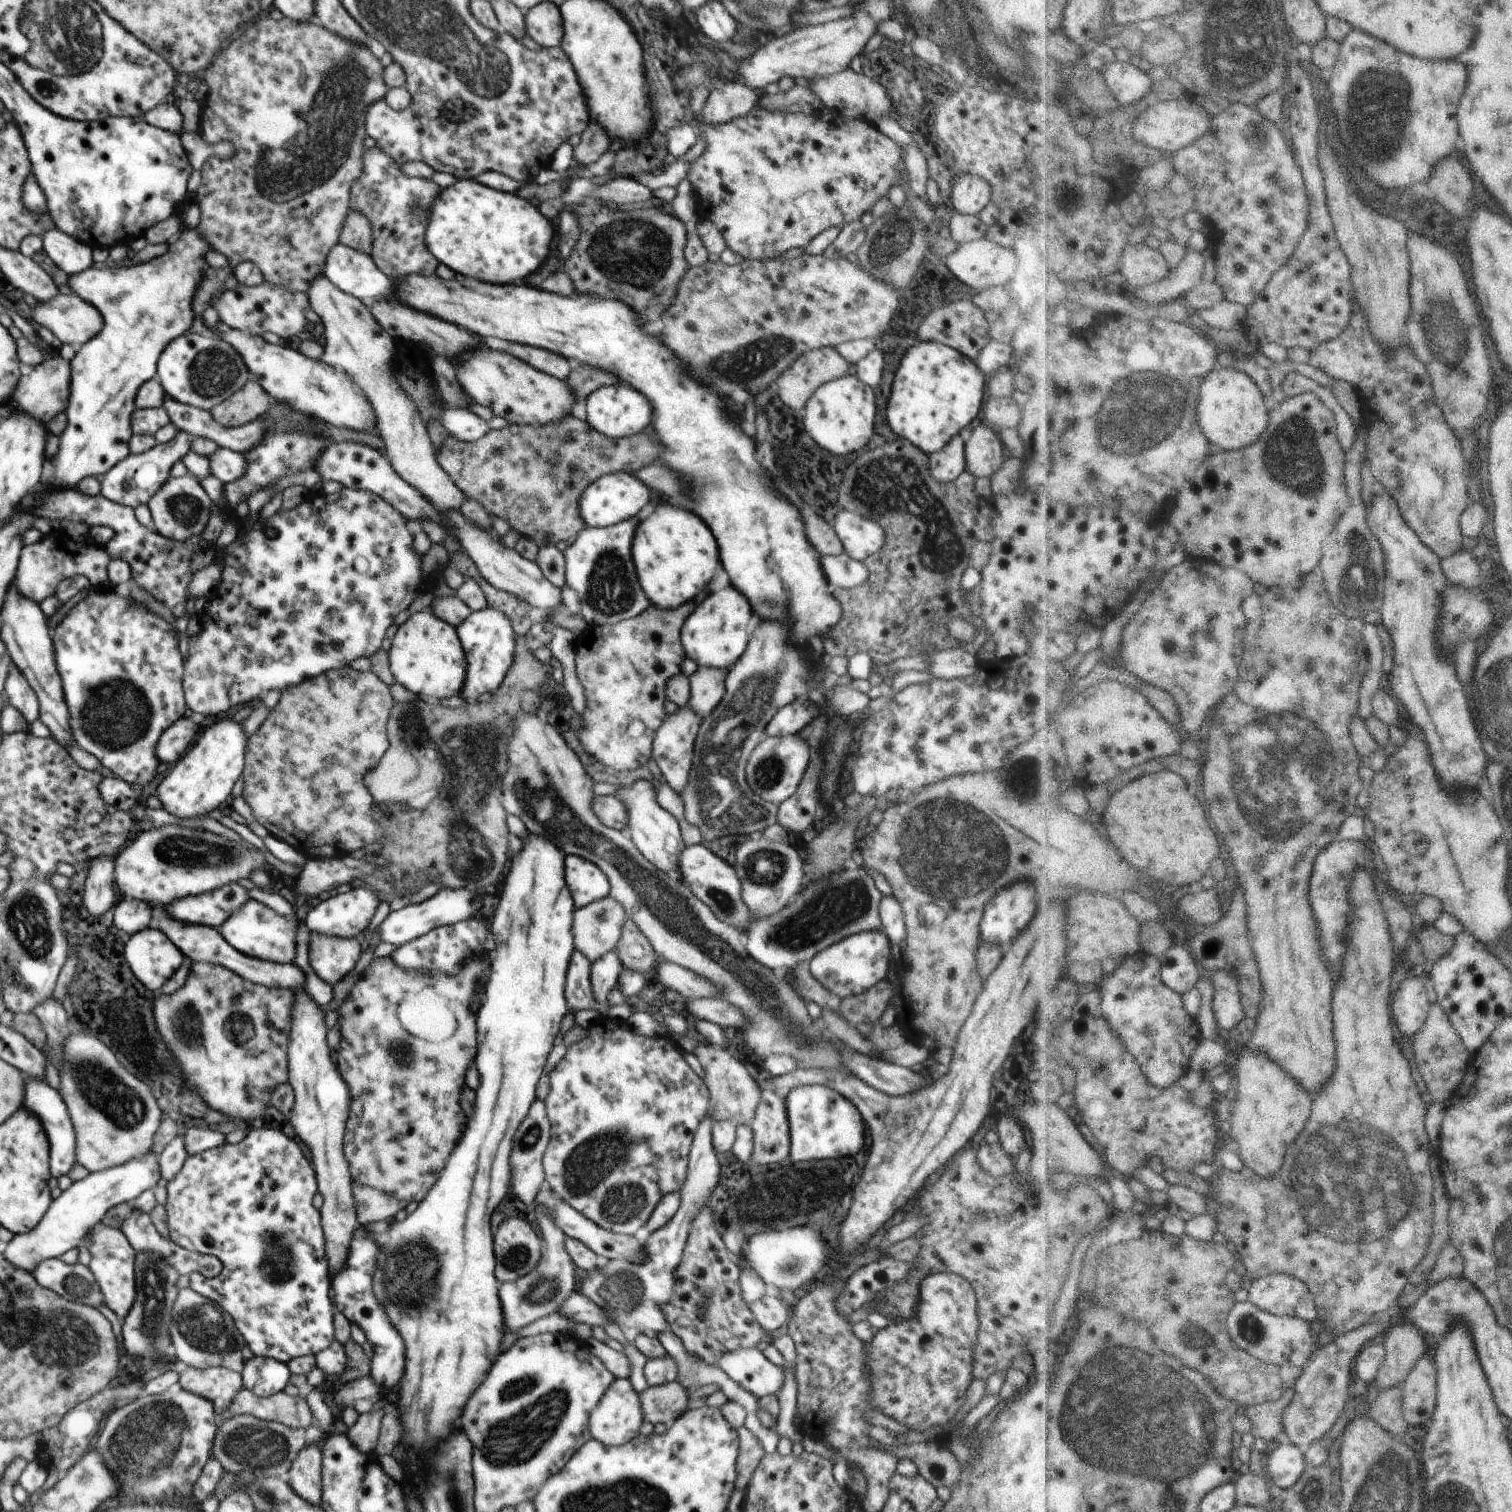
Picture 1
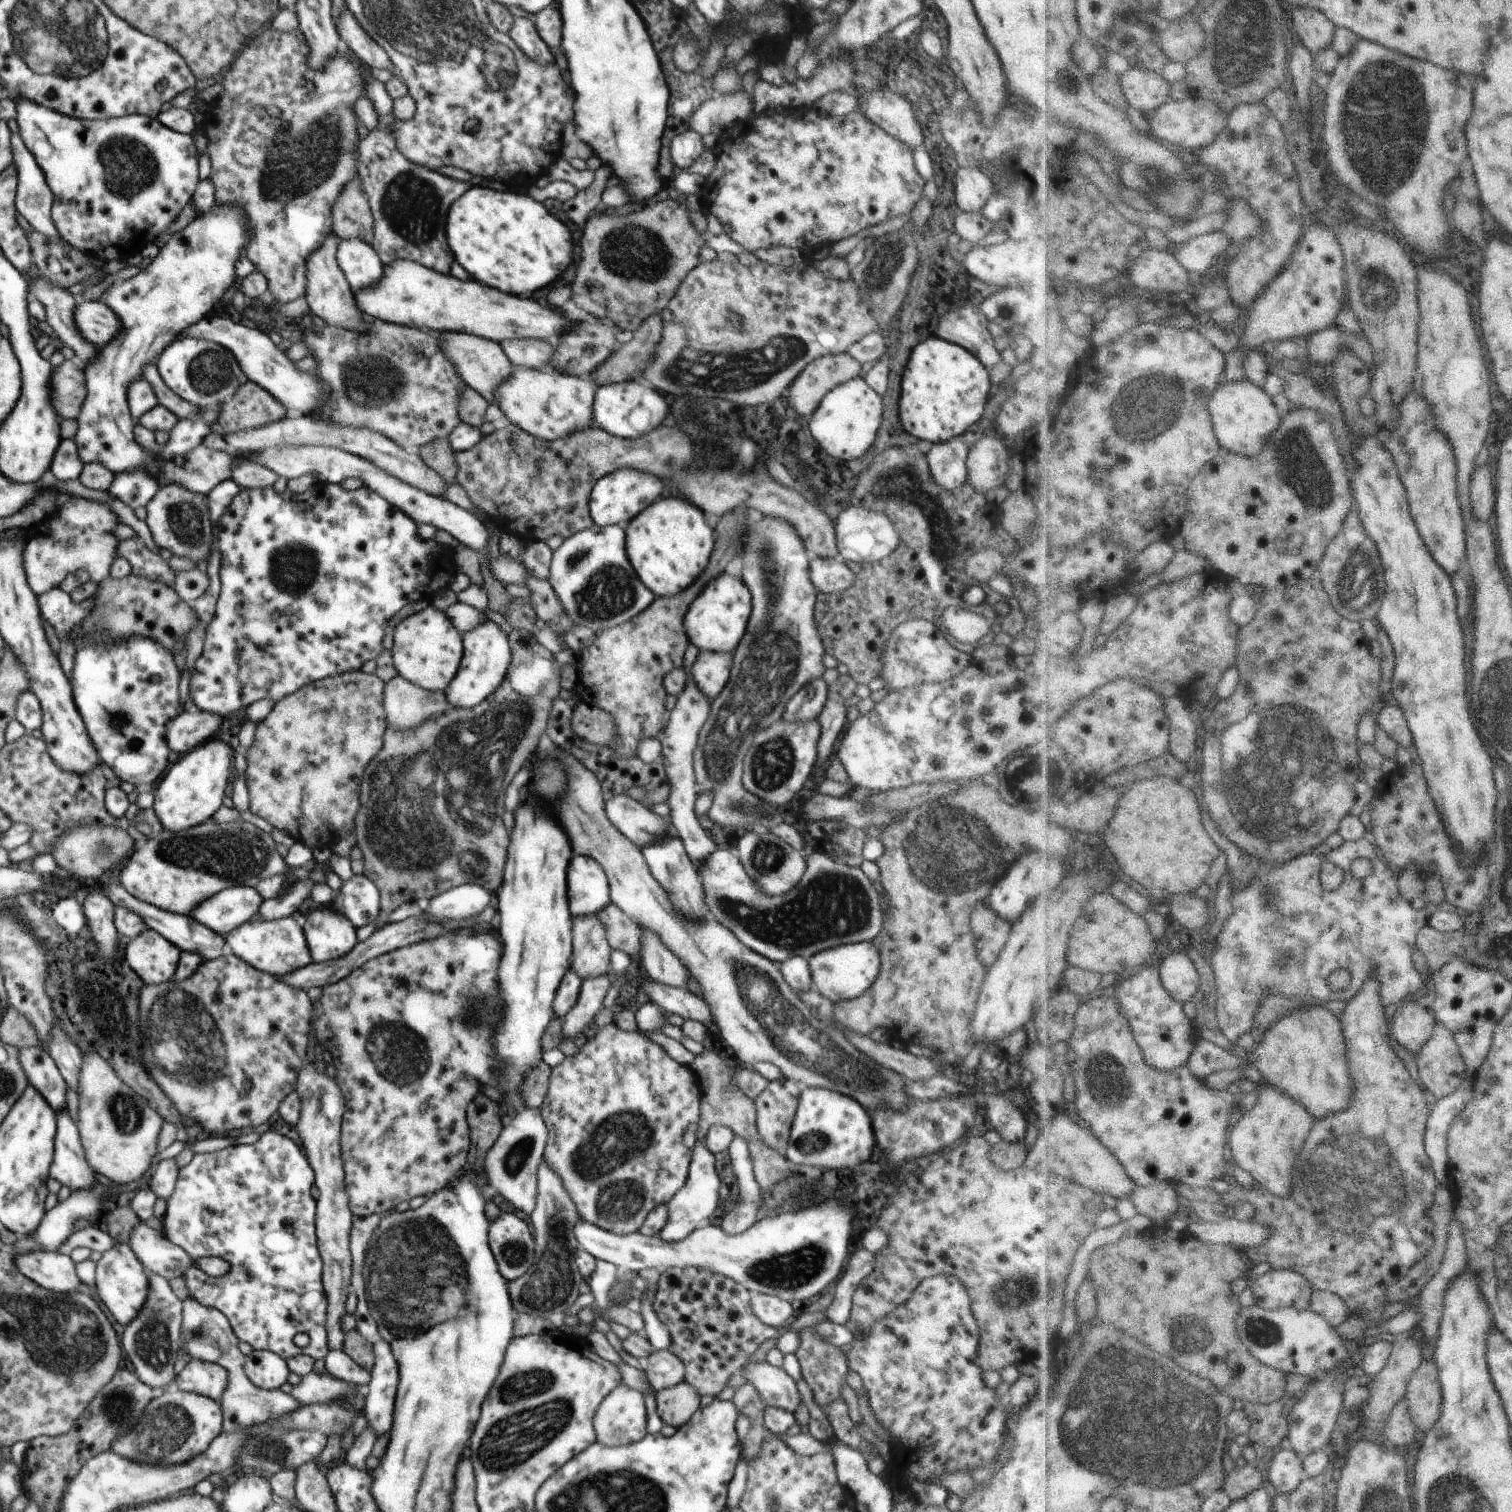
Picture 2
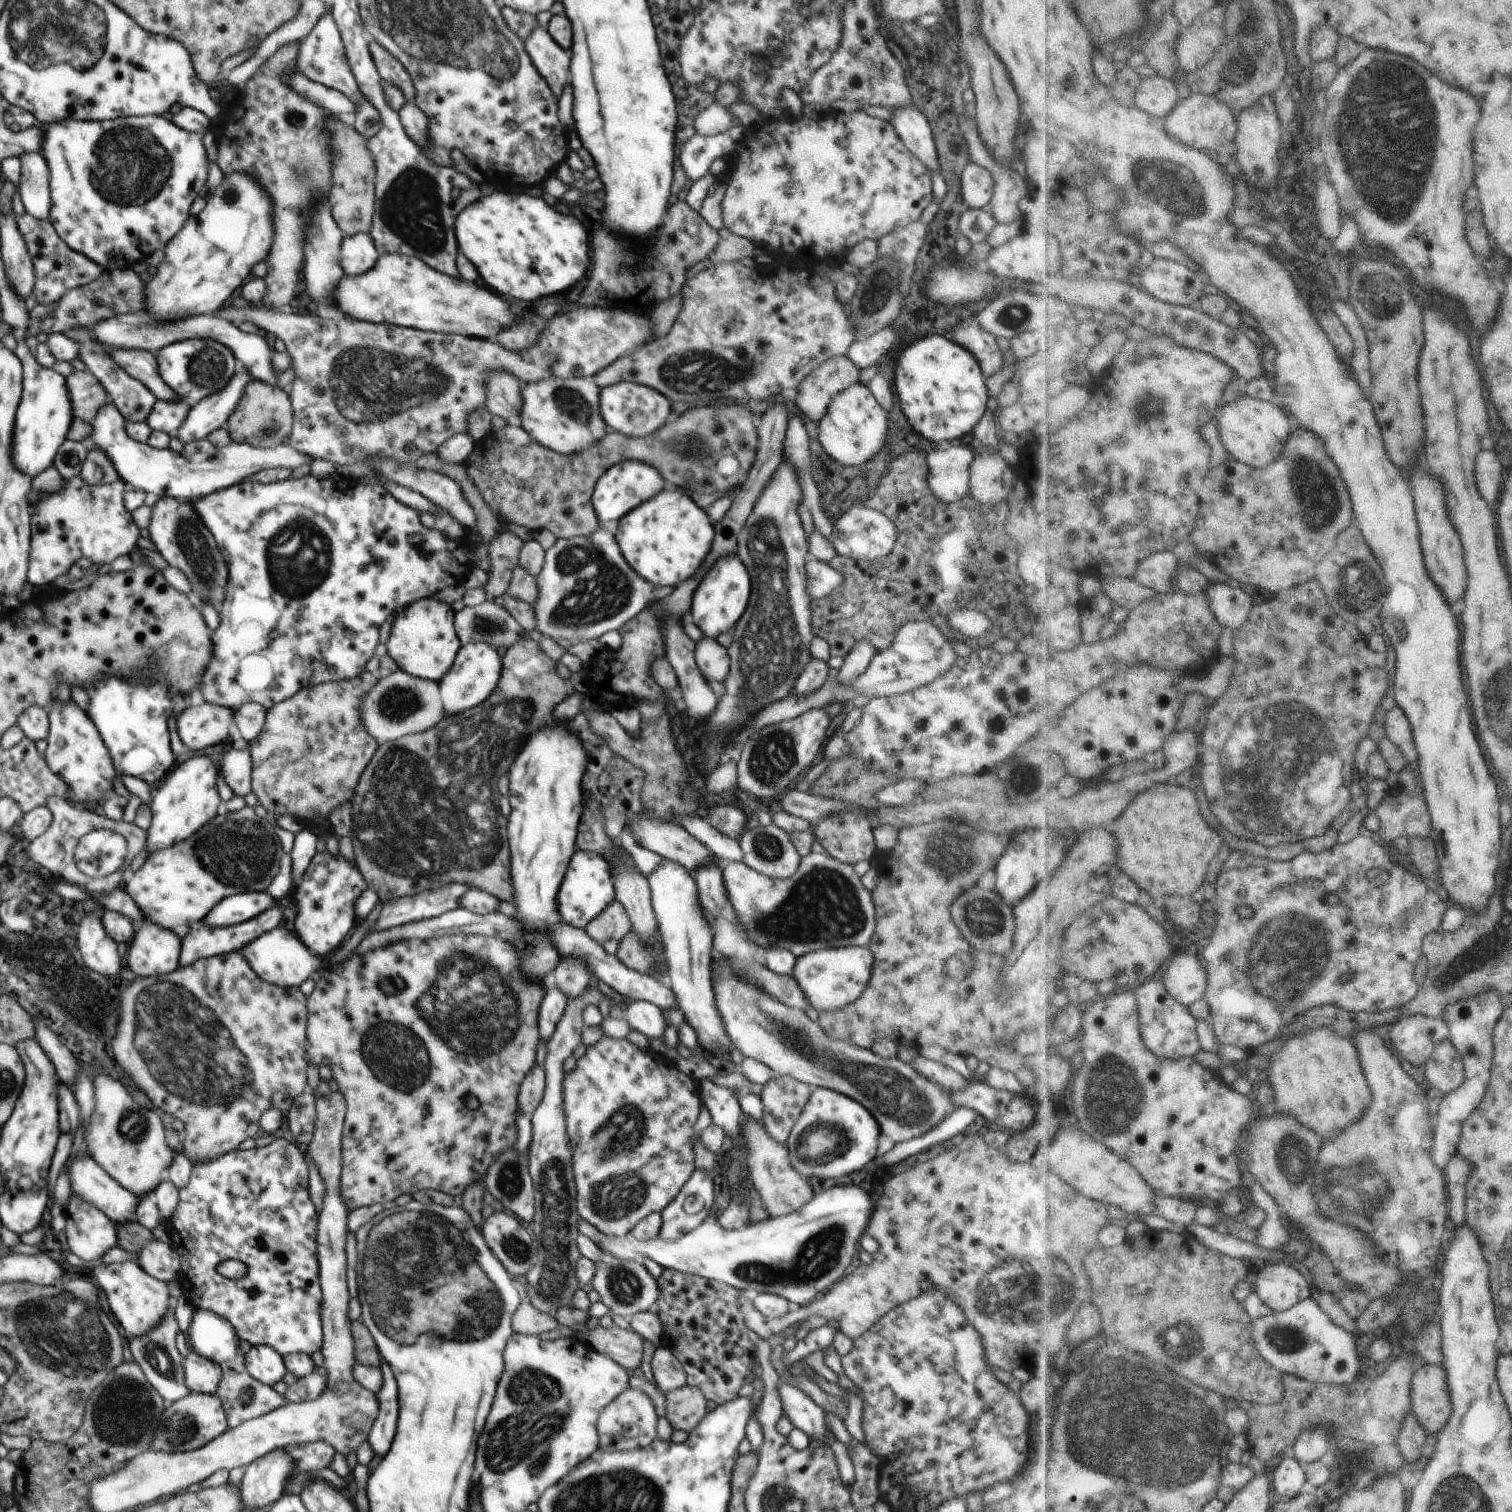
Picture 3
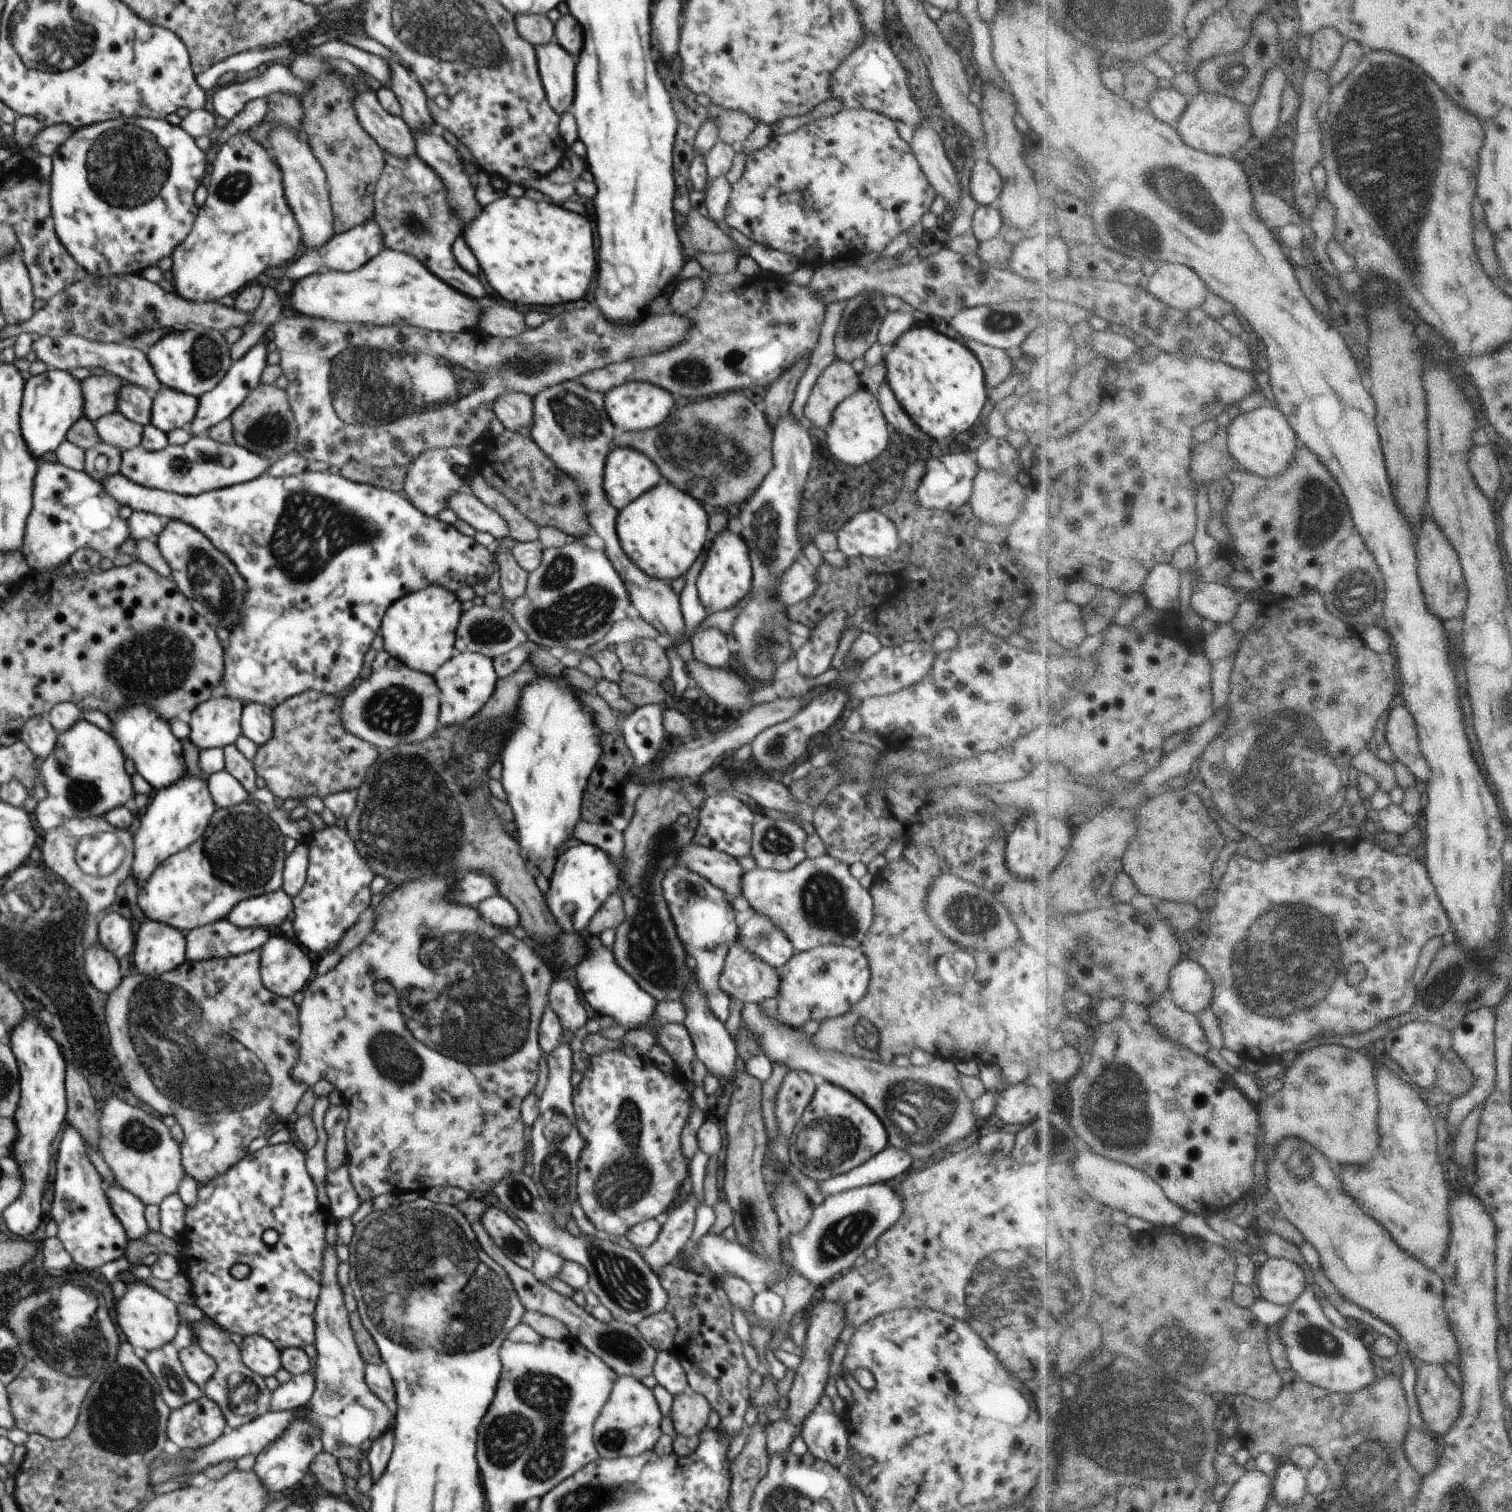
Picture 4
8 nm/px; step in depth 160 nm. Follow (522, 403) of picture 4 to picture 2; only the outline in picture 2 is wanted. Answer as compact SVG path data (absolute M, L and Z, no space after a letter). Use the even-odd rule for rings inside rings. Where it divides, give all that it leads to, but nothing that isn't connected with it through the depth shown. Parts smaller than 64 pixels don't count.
M446 331L440 333L441 349L454 365L462 381L466 386L472 387L478 394L481 394L488 402L495 402L495 390L512 374L513 364L502 350L500 343L469 335L466 333L453 333Z

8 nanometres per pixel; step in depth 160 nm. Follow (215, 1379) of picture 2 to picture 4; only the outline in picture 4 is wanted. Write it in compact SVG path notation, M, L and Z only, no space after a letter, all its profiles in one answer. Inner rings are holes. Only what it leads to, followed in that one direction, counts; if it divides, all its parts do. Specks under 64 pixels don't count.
M195 1341L186 1348L178 1348L179 1359L187 1377L201 1389L213 1377L216 1361L204 1352Z

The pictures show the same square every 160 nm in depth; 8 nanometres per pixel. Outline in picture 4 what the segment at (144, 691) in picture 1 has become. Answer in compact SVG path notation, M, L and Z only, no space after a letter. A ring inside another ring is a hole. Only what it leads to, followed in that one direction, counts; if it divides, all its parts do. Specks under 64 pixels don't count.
M131 705L113 715L113 734L117 745L134 761L138 774L152 786L154 792L166 788L188 774L182 756L182 743L170 731L170 722L157 715L151 707Z

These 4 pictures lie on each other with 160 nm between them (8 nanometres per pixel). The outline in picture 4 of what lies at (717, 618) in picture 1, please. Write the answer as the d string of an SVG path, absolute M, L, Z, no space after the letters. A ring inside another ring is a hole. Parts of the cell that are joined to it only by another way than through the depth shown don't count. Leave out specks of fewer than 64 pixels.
M722 529L714 537L714 542L706 554L702 570L697 578L697 590L708 614L719 610L728 610L738 606L739 602L751 592L753 570L748 545L740 534Z

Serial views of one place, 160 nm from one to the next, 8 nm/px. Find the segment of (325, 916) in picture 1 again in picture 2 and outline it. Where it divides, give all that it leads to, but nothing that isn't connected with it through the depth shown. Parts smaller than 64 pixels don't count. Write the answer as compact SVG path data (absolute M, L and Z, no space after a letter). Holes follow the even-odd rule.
M363 874L354 875L334 893L332 907L358 929L376 922L381 909L379 890Z

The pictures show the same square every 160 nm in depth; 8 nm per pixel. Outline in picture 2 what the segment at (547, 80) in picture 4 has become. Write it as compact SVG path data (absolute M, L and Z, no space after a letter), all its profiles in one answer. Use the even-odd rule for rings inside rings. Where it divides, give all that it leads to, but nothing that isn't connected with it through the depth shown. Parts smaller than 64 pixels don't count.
M515 17L508 34L514 39L519 49L540 66L556 64L553 50L540 38L535 21L531 18Z

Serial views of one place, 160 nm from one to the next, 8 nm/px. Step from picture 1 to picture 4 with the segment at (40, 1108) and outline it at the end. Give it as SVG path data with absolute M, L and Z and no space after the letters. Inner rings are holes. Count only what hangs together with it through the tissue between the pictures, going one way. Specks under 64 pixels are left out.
M104 1183L113 1213L120 1219L128 1238L134 1240L148 1234L150 1230L145 1219L145 1204L118 1184Z

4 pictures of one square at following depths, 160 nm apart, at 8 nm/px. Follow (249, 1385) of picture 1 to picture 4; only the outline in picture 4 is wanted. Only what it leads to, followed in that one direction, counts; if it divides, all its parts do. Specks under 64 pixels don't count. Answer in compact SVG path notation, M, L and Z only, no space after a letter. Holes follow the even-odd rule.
M244 1336L239 1351L242 1362L253 1373L259 1374L264 1378L276 1374L276 1371L282 1368L281 1351L278 1350L275 1343L270 1342L265 1336Z

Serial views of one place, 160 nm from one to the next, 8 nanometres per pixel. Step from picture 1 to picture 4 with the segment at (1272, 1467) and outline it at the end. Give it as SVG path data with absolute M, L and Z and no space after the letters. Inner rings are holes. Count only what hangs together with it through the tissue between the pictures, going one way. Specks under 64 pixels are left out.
M1290 1462L1275 1472L1276 1494L1278 1502L1285 1507L1300 1505L1307 1497L1306 1488L1309 1487L1307 1471Z

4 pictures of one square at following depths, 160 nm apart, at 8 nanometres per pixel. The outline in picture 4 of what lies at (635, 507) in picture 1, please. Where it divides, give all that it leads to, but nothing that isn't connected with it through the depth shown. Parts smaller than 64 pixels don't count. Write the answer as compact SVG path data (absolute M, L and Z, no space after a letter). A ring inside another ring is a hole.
M613 447L605 460L603 487L609 503L620 511L654 488L662 477L656 464L643 452Z

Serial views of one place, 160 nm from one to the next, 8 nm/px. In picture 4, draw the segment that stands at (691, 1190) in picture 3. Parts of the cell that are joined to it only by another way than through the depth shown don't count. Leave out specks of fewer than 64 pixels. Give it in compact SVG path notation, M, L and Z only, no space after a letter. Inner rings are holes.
M691 1192L691 1196L683 1203L668 1210L662 1217L661 1229L657 1239L641 1254L658 1276L666 1265L675 1264L679 1253L686 1245L690 1244L690 1237L692 1236L692 1230L694 1230L696 1206L698 1206L698 1200Z

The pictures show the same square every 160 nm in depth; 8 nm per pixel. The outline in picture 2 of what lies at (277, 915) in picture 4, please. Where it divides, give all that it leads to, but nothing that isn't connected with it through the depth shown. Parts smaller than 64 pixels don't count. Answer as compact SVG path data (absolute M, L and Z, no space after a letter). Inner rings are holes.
M228 887L201 902L190 916L207 929L224 936L254 918L262 901L255 887Z

